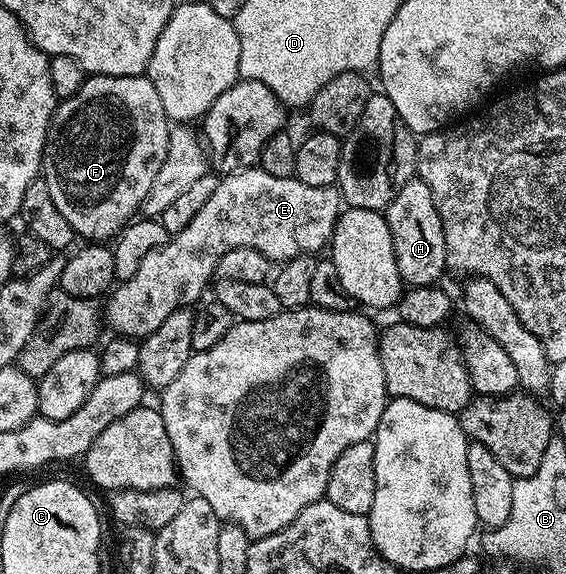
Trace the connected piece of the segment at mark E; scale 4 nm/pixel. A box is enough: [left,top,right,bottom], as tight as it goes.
[104,168,343,338]

